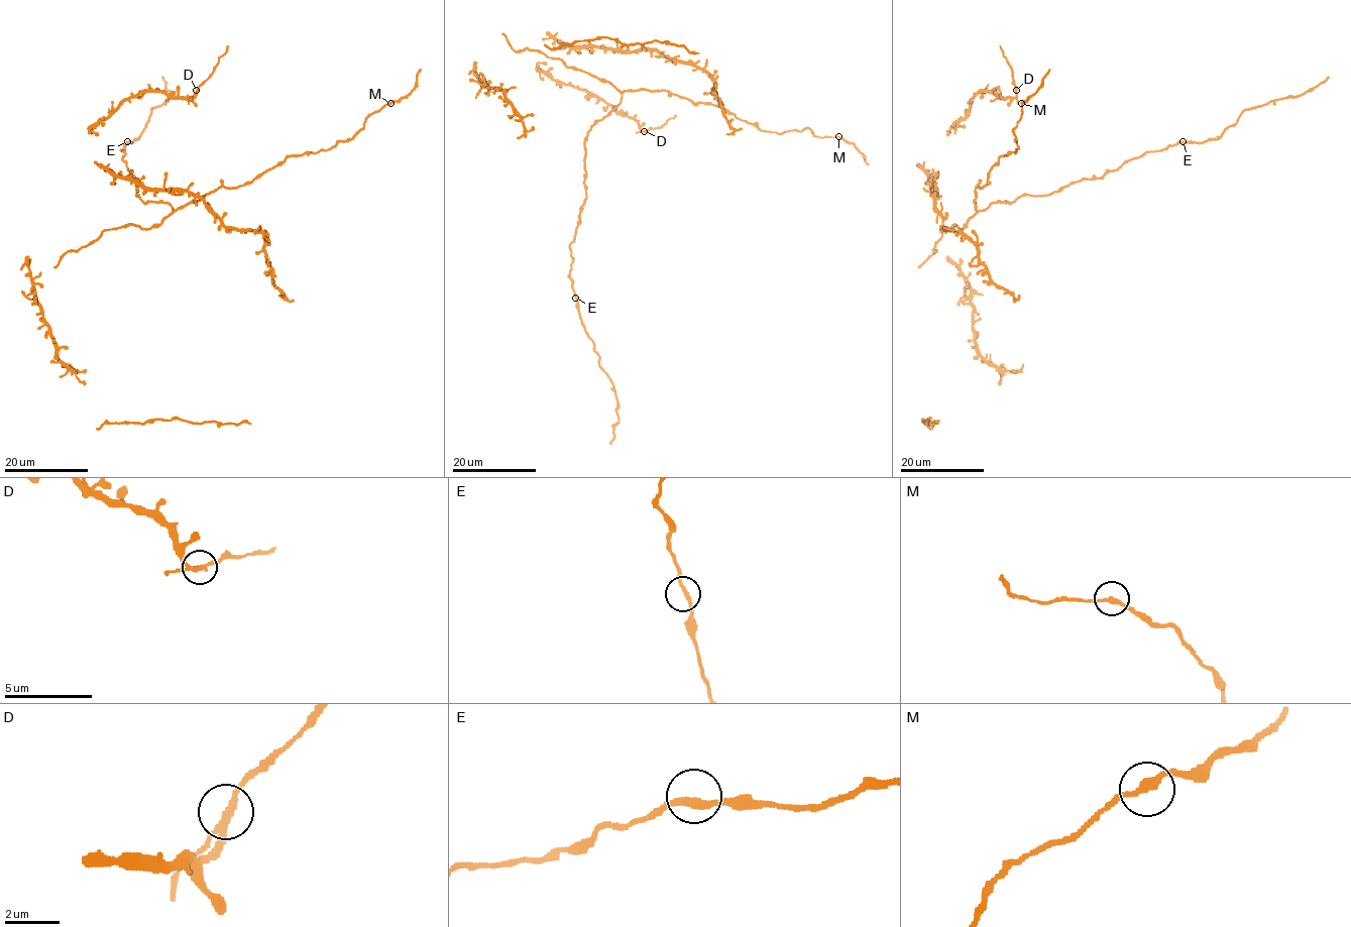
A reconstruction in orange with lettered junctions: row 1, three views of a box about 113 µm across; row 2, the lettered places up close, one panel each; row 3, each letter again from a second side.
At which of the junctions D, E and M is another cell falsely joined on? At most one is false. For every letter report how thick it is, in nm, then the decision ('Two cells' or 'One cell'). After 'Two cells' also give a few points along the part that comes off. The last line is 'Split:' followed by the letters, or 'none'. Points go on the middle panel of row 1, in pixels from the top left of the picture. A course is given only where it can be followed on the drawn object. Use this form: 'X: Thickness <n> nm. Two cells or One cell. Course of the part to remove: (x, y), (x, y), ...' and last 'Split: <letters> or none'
D: Thickness 240 nm. Two cells. Course of the part to remove: (644, 131), (660, 128), (675, 114)
E: Thickness 240 nm. One cell
M: Thickness 240 nm. One cell
Split: D

